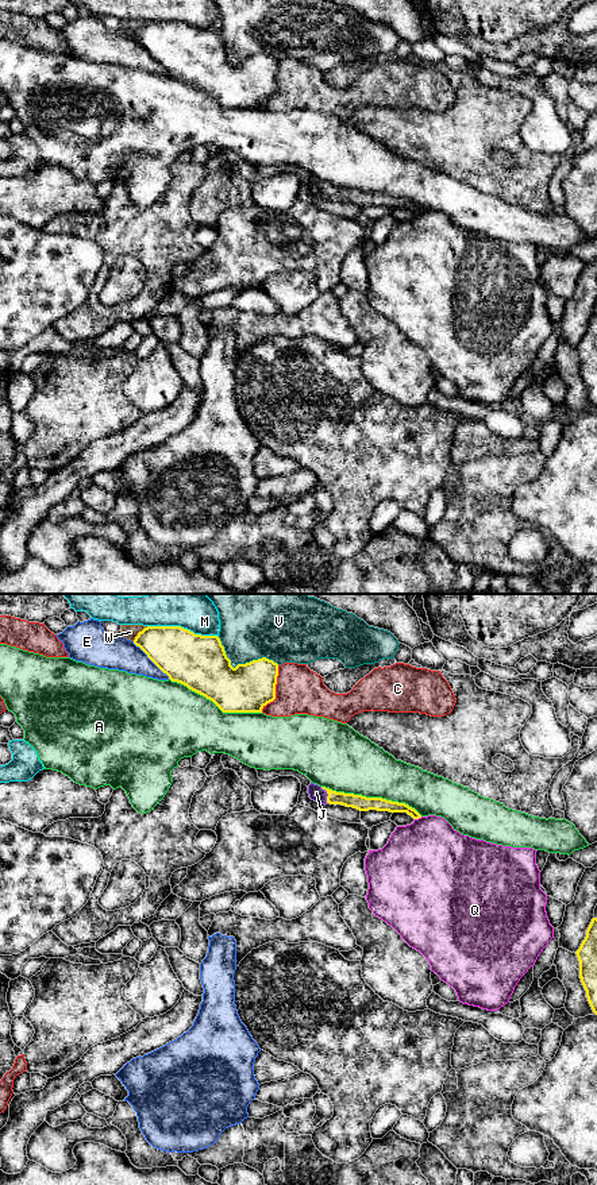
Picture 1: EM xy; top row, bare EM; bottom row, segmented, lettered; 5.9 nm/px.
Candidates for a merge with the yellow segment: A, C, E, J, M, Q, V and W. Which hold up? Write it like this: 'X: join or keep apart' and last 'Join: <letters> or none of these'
A: keep apart
C: keep apart
E: keep apart
J: join
M: keep apart
Q: keep apart
V: keep apart
W: keep apart
Join: J

